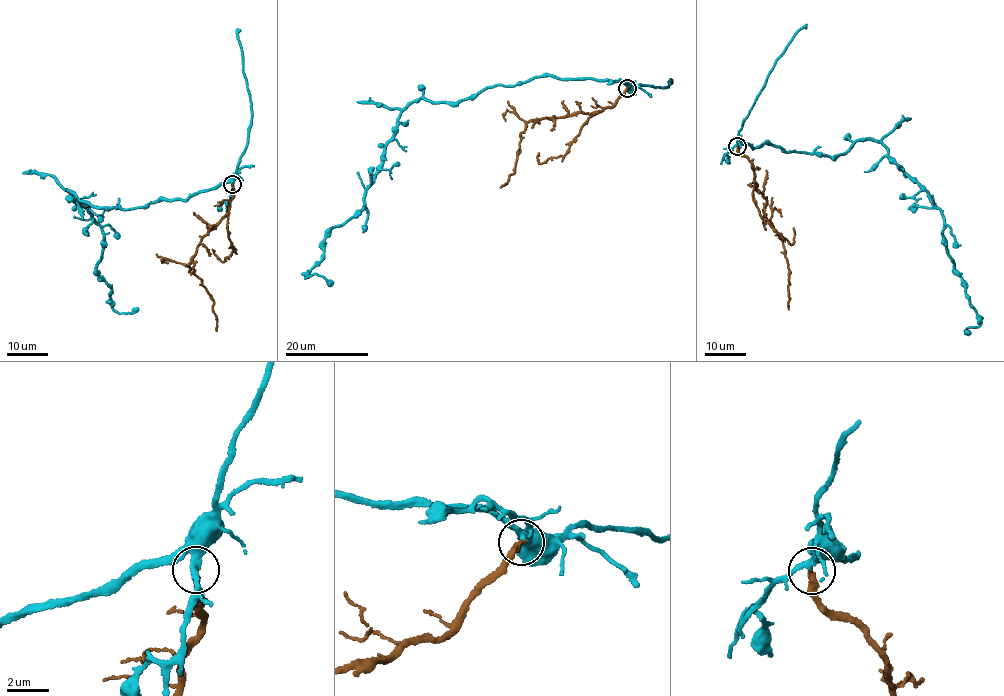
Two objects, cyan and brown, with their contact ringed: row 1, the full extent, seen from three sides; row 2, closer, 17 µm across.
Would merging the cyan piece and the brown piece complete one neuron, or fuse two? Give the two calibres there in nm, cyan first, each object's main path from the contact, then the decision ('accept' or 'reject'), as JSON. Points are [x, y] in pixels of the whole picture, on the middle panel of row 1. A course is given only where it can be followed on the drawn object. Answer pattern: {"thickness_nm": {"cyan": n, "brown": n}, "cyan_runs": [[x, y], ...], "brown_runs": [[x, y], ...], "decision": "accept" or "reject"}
{"thickness_nm": {"cyan": 320, "brown": 280}, "cyan_runs": [[627, 87], [546, 74], [455, 102], [411, 104], [363, 209], [331, 229], [305, 275], [331, 285]], "brown_runs": [[627, 87], [612, 106], [597, 114], [580, 112], [527, 123], [520, 135], [520, 151], [514, 172], [500, 188]], "decision": "accept"}

